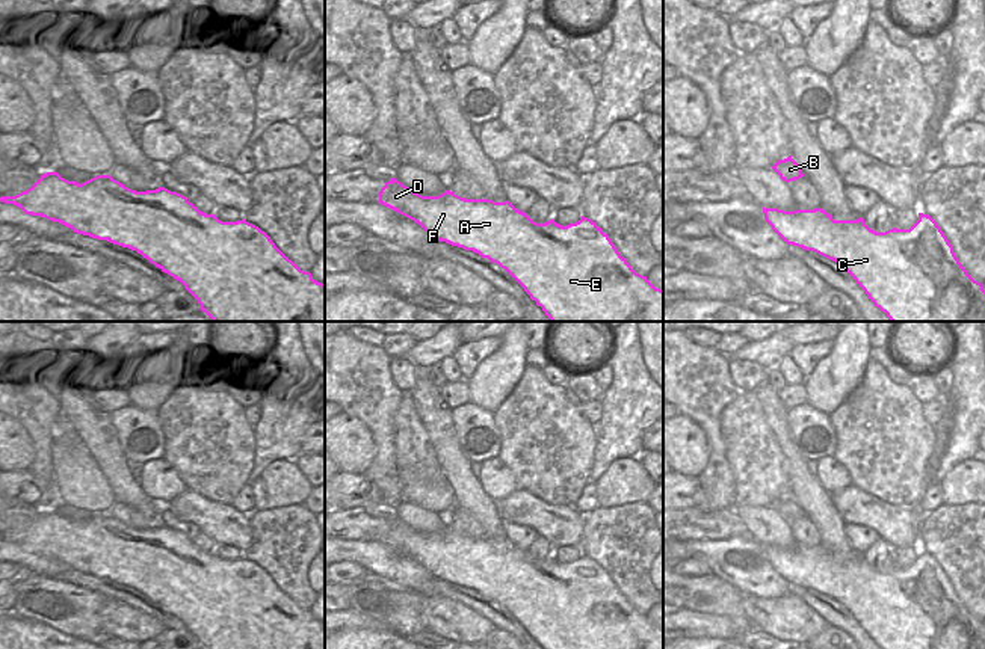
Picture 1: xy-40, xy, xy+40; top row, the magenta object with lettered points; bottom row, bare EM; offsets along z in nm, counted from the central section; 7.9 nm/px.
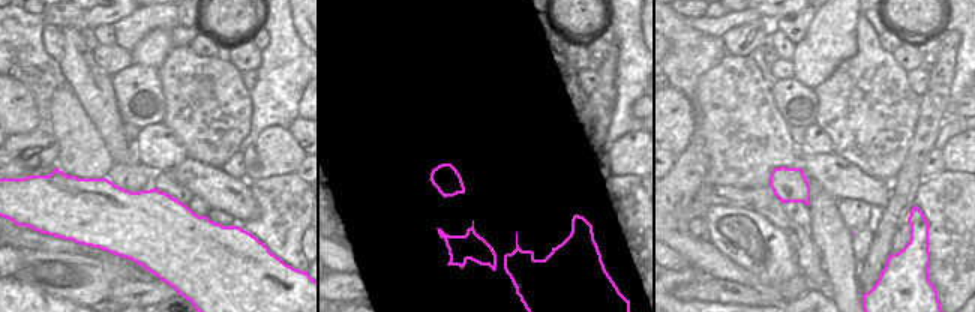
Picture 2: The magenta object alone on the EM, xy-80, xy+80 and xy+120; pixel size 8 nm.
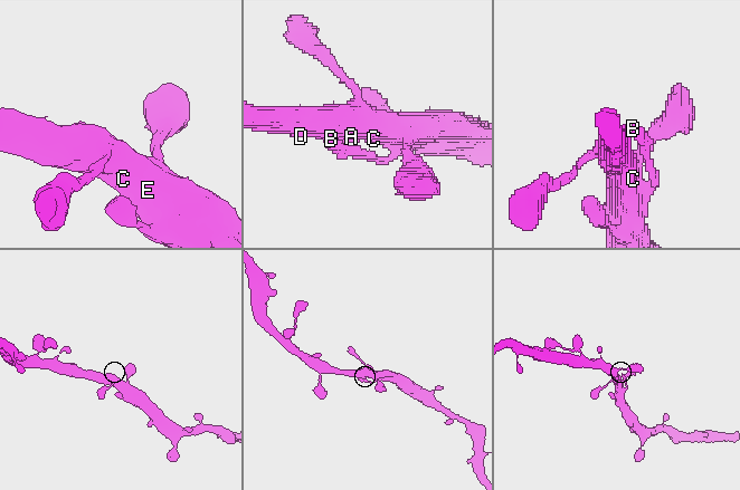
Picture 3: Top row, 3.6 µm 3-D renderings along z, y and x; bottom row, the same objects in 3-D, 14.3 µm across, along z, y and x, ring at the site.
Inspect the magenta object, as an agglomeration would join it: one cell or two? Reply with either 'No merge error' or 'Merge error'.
No merge error.

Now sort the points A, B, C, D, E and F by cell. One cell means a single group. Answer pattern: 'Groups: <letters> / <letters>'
Groups: A B C D E F.

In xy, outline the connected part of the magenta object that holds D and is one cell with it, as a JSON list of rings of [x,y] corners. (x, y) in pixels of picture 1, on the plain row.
[[[396,516],[387,519],[381,527],[378,542],[414,558],[434,578],[473,589],[482,596],[499,602],[542,649],[663,649],[663,628],[656,626],[647,614],[636,611],[627,598],[621,595],[609,574],[585,554],[567,564],[556,561],[553,557],[545,561],[536,561],[509,539],[465,537],[450,528],[438,534],[421,534]]]

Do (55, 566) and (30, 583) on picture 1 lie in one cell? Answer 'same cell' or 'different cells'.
different cells

